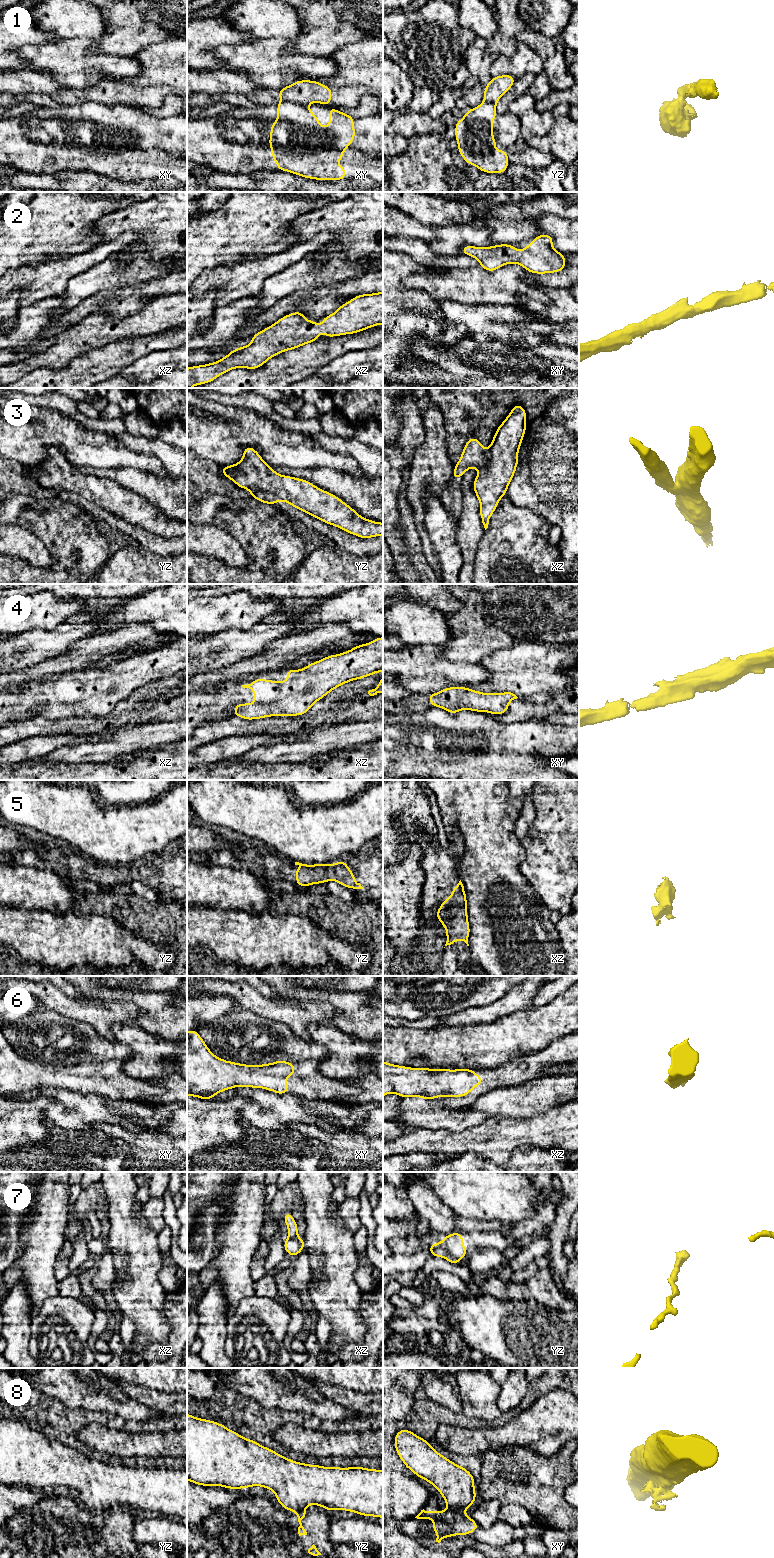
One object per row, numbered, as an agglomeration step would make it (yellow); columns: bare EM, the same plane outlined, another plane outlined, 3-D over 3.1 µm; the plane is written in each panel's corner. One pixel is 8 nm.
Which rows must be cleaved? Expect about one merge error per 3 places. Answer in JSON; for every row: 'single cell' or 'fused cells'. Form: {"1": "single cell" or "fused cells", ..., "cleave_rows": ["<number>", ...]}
{"1": "fused cells", "2": "single cell", "3": "fused cells", "4": "single cell", "5": "single cell", "6": "single cell", "7": "fused cells", "8": "fused cells", "cleave_rows": ["1", "3", "7", "8"]}

